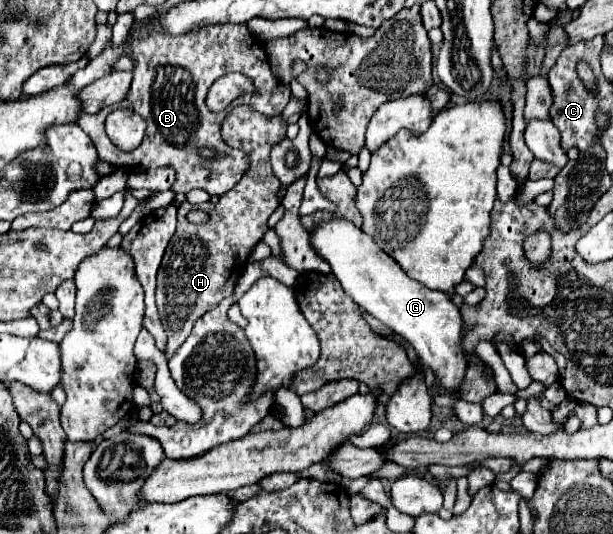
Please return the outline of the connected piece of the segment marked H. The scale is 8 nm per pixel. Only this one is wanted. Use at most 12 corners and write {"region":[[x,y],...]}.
{"region":[[231,109],[225,143],[251,169],[177,231],[157,273],[169,357],[233,293],[279,207],[269,153],[283,115]]}

